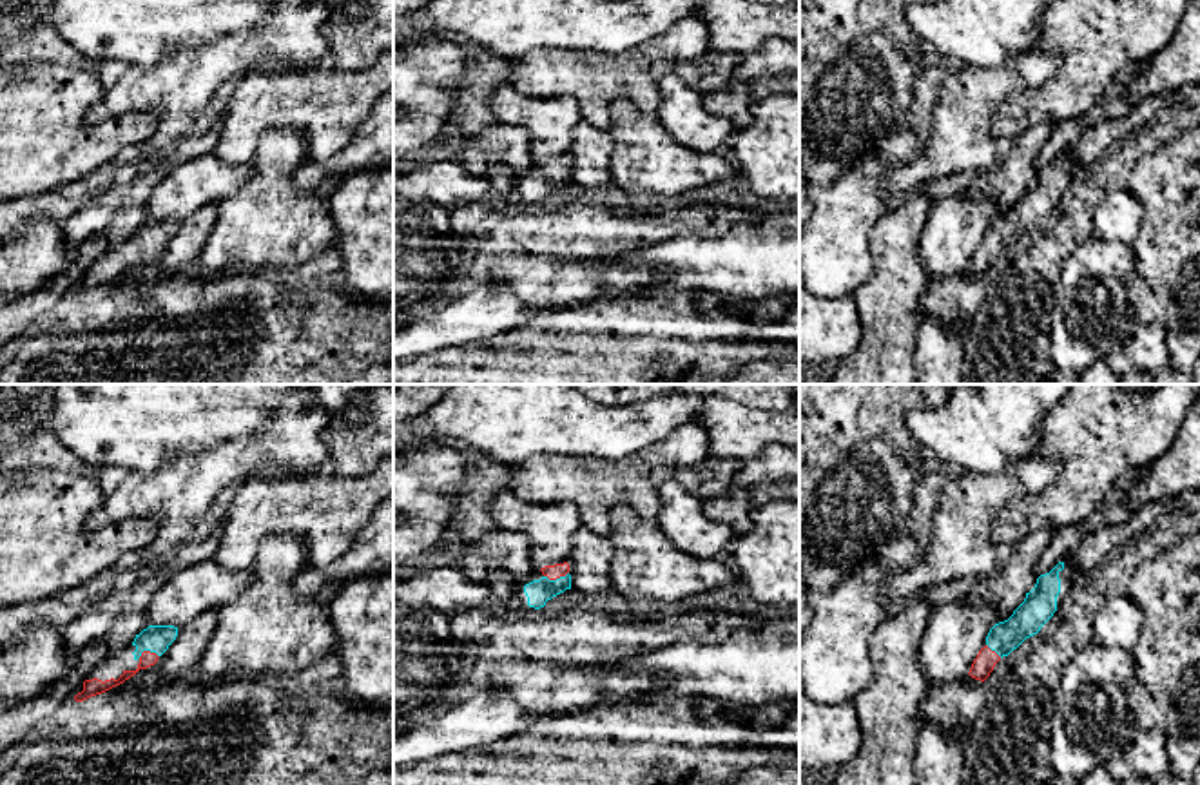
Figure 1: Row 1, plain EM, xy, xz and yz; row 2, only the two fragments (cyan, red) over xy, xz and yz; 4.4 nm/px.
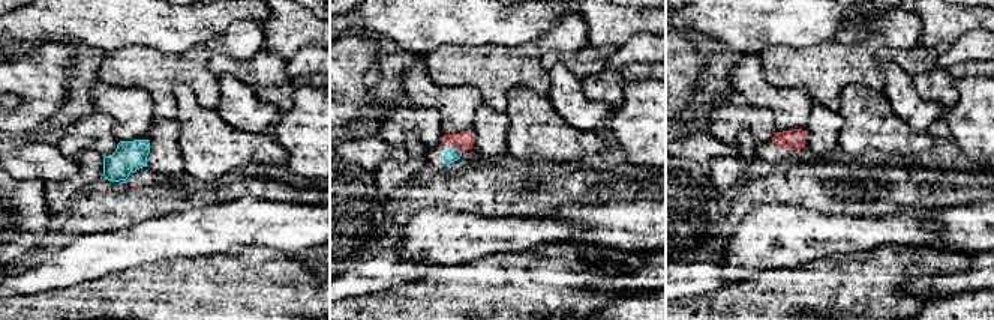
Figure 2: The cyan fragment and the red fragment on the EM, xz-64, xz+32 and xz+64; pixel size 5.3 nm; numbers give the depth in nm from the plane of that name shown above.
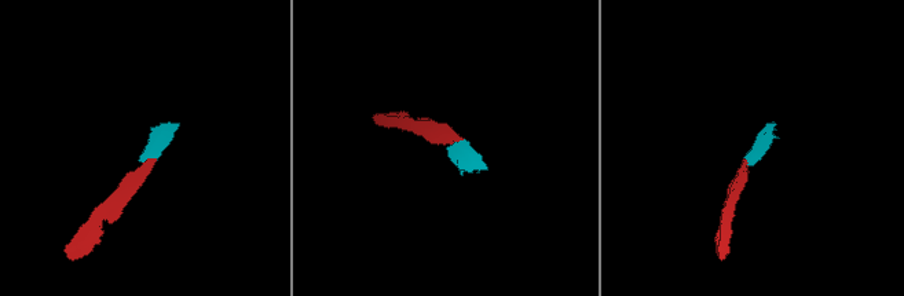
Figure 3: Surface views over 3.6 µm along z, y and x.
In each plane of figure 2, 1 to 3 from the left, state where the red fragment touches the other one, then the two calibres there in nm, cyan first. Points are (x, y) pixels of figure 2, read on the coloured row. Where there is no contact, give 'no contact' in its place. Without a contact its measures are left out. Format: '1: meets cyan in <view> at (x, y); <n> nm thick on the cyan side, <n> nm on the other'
1: no contact
2: meets cyan in xz+32 at (458, 150); 70 nm thick on the cyan side, 100 nm on the other
3: no contact

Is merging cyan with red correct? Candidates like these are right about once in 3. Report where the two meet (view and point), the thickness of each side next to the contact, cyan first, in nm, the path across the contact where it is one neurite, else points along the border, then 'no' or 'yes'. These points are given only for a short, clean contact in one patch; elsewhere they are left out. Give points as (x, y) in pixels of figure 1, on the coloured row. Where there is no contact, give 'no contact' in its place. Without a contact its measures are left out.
contact xz (557, 579); calibres 110 and 70 nm; way xz (539, 591), (557, 579), (555, 571); yes

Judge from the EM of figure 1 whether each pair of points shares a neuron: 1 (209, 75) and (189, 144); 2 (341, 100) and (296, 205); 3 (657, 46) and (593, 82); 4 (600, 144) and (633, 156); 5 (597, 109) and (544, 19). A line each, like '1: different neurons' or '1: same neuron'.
1: different neurons
2: different neurons
3: same neuron
4: different neurons
5: different neurons

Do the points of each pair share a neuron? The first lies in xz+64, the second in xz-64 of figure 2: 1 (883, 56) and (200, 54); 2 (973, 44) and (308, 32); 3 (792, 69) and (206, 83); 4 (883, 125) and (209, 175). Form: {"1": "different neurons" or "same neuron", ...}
{"1": "different neurons", "2": "different neurons", "3": "same neuron", "4": "same neuron"}

